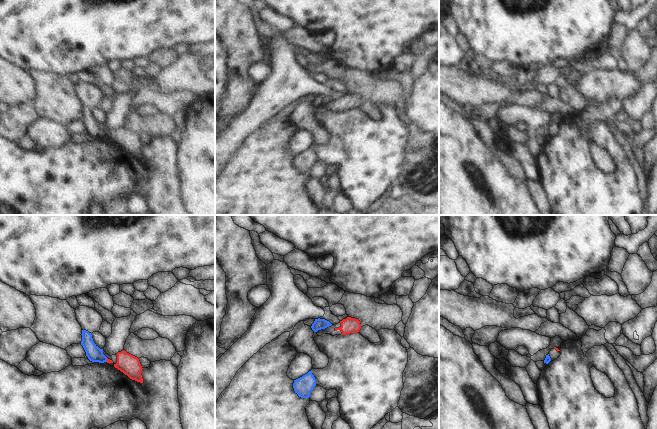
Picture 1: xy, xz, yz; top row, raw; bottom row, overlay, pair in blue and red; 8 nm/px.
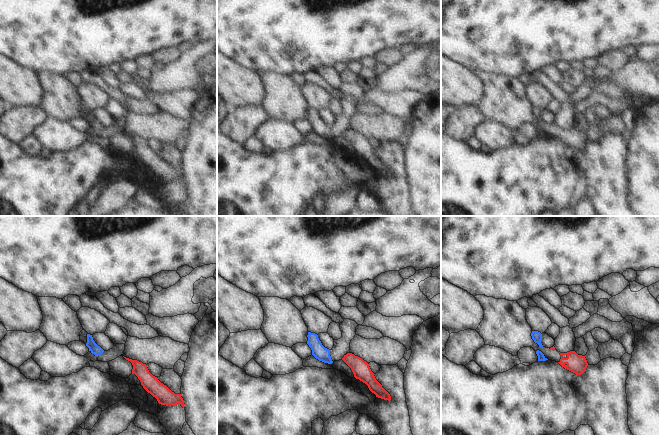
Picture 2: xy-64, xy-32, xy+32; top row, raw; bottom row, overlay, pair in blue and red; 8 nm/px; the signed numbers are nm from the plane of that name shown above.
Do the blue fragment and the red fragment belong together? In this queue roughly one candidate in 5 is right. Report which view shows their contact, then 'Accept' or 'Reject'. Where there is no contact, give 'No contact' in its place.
Touches blue in xy. Reject.

